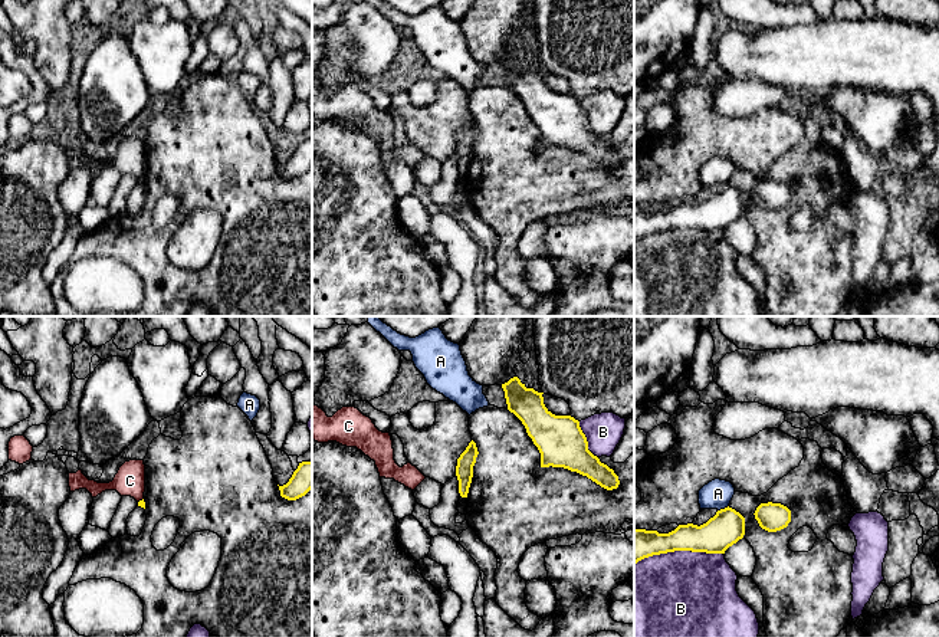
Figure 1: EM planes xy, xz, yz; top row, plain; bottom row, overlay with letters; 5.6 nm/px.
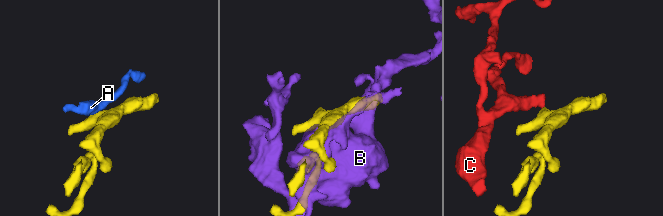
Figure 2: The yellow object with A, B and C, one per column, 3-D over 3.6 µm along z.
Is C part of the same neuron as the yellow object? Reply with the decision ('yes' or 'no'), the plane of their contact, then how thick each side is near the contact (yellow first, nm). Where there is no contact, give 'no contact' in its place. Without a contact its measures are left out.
no; meets yellow in xy; 40 nm thick on the yellow side, 170 nm on the other

